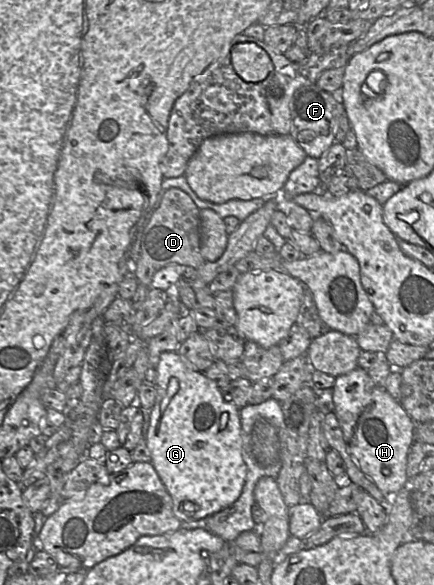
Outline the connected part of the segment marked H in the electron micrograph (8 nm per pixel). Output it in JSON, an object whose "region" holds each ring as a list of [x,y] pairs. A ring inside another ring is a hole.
{"region":[[[357,367],[335,378],[333,386],[334,413],[344,434],[348,452],[386,496],[397,493],[409,482],[406,474],[407,456],[414,443],[416,423],[385,388],[376,387],[366,370]]]}

